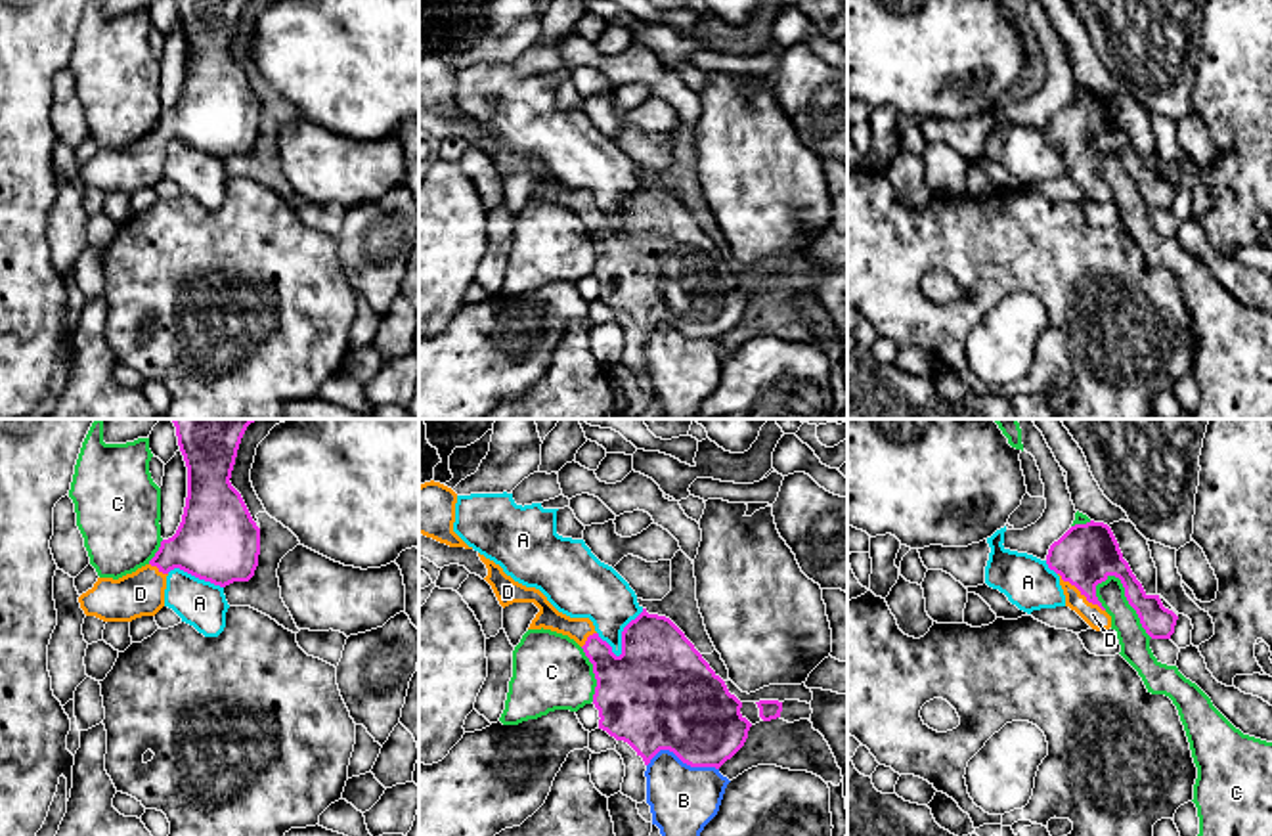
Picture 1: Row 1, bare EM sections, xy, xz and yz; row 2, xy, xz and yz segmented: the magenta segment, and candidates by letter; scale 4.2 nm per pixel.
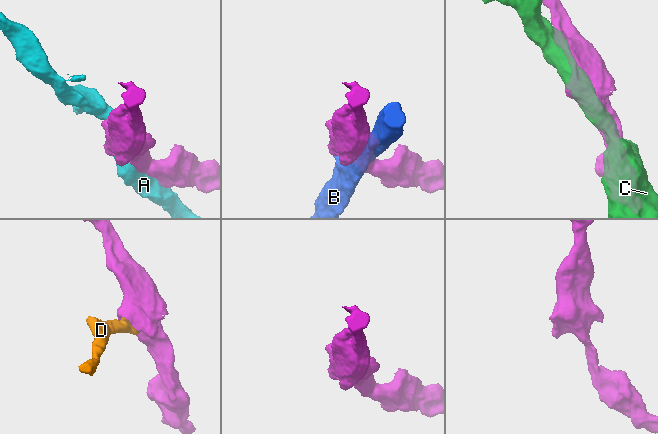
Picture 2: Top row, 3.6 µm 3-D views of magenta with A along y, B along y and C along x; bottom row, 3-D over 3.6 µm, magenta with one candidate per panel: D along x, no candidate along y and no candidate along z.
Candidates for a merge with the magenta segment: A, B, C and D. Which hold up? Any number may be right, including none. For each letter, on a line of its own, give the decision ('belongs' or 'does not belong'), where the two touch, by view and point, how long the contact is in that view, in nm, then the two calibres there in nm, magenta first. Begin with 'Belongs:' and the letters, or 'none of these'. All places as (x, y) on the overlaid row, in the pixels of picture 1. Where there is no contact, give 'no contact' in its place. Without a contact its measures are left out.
Belongs: D
A: does not belong; meets magenta in xz at (622, 634); contact 240 nm long; 400 nm thick on the magenta side, 260 nm on the other
B: does not belong; meets magenta in xz at (683, 762); contact 300 nm long; 400 nm thick on the magenta side, 280 nm on the other
C: does not belong; meets magenta in yz at (1125, 595); contact 340 nm long; 260 nm thick on the magenta side, 130 nm on the other
D: belongs; meets magenta in yz at (1081, 594); contact 260 nm long; 260 nm thick on the magenta side, 90 nm on the other

